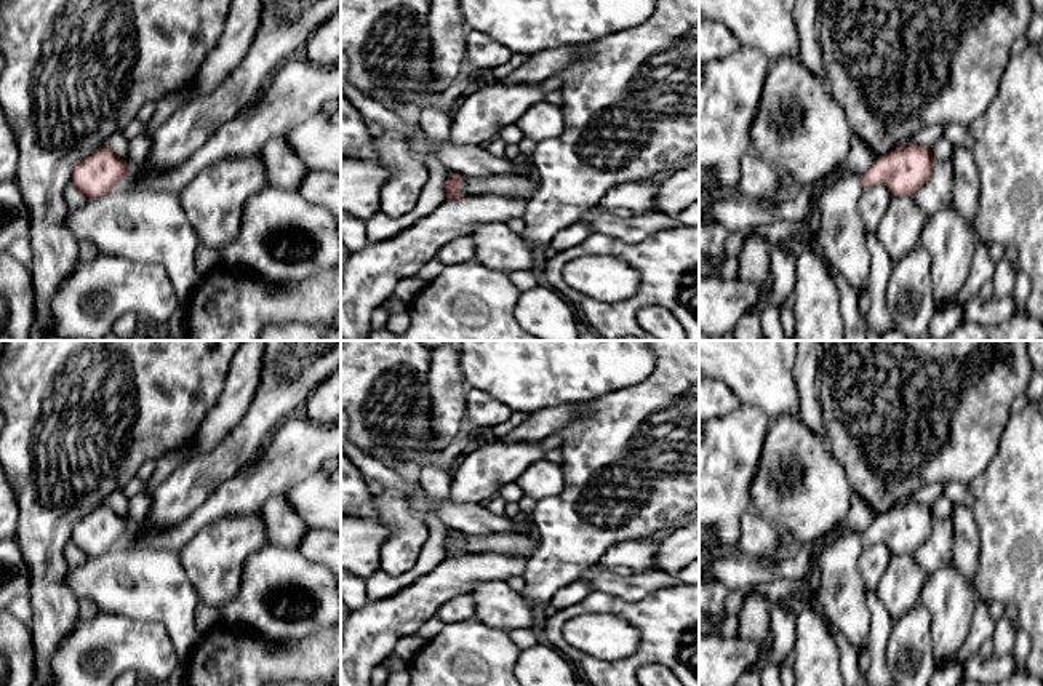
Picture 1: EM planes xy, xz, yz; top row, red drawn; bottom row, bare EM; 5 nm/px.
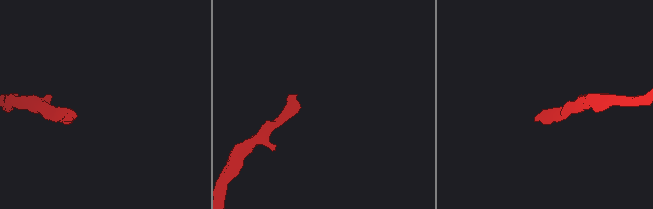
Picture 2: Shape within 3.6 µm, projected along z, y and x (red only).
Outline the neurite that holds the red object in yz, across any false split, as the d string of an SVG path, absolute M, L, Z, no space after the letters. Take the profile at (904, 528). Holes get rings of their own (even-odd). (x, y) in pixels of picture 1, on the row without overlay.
M907 502L877 516L864 532L840 531L813 550L816 600L825 620L862 651L870 633L870 612L857 561L865 545L883 542L891 553L915 555L933 534L929 505Z

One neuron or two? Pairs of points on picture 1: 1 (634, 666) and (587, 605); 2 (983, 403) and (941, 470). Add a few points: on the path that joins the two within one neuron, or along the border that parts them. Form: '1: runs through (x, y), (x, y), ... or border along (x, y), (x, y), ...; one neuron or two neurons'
1: runs through (645, 642), (645, 627), (627, 610), (611, 605); one neuron
2: runs through (967, 419), (954, 432), (954, 443), (944, 454); one neuron

